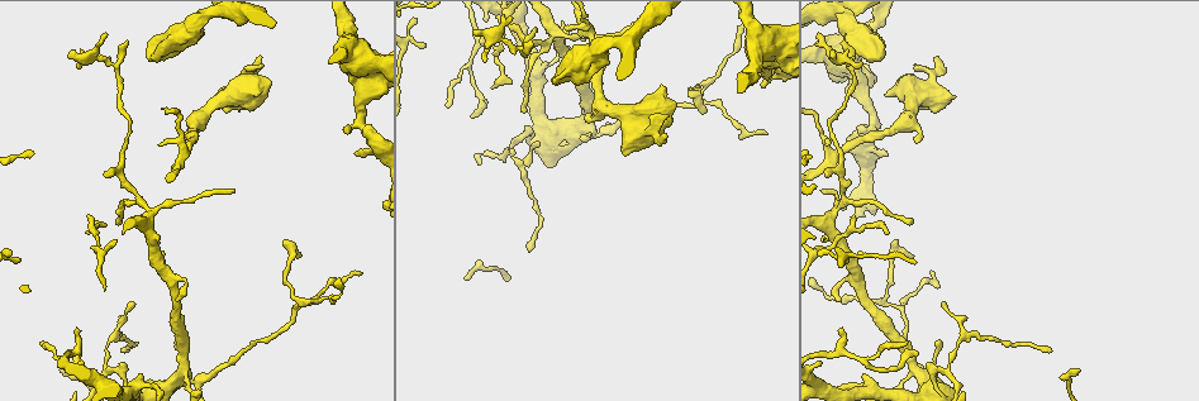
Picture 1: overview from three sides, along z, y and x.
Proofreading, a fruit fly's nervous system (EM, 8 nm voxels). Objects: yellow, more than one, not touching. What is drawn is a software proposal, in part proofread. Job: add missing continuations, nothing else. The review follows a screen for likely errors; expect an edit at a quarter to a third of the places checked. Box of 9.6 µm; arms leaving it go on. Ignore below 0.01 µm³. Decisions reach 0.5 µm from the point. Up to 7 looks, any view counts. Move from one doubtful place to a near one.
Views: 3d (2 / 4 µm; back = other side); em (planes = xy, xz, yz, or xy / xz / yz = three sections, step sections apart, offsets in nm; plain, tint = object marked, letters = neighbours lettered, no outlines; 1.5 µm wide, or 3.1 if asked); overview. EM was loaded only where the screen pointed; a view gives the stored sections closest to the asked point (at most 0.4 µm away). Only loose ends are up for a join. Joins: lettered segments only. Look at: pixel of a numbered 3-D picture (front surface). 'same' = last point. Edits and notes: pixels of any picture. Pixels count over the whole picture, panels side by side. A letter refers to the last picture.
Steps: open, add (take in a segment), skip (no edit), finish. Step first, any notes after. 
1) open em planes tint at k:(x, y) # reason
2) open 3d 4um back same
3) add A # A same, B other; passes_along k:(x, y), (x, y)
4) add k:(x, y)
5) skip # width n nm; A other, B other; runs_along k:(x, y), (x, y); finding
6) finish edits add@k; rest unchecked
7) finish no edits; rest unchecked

open 3d 4um at 1:(359, 273) # an open end

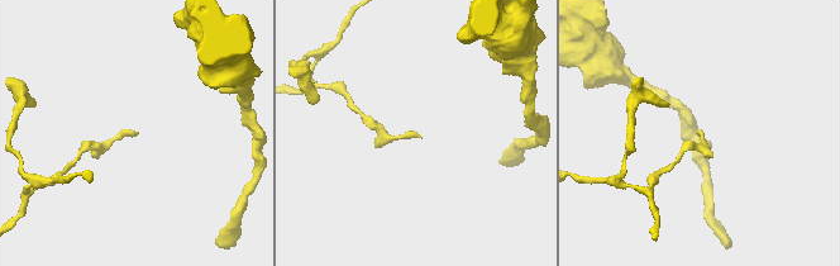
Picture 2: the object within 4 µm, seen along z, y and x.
open em yz step 4 letters at 2:(134, 133)

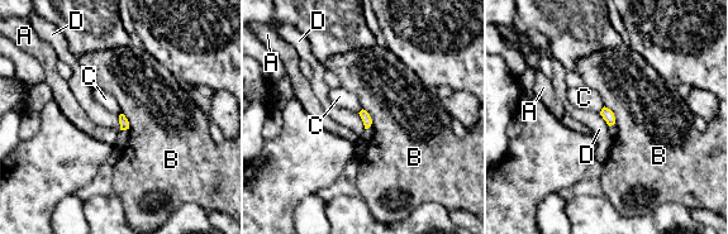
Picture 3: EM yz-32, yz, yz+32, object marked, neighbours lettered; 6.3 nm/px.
open em xy step 8 letters same

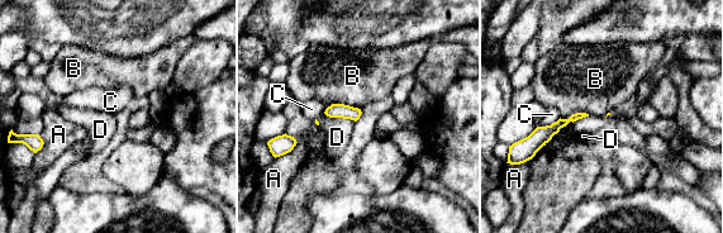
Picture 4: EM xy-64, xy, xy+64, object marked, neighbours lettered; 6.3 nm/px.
skip # width 50 nm; A other, B other, C other, D other; border 4:(589, 114), (560, 118); none of them fits

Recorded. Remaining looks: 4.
open 3d 4um at 1:(356, 152)

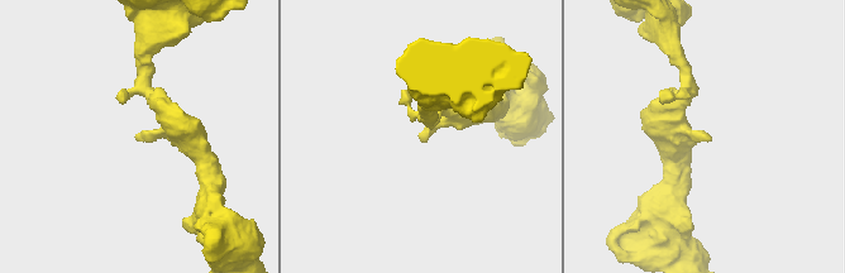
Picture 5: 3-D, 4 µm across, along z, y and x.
open em xy step 8 tint at 5:(707, 135) # now the EM

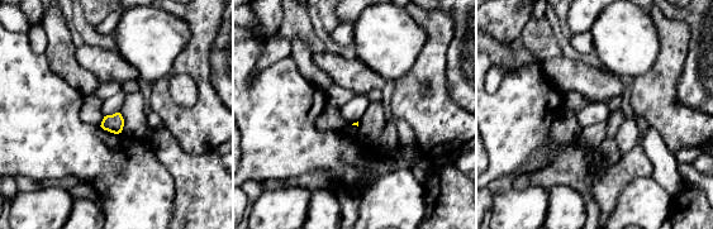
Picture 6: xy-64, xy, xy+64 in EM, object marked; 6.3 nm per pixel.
open em planes letters same # another direction

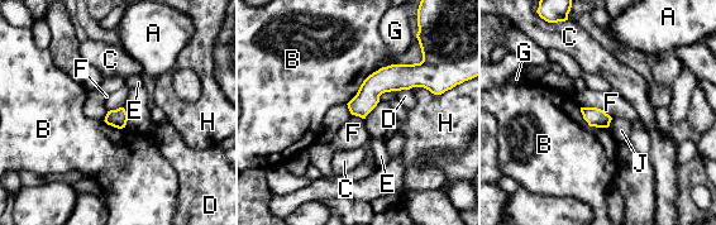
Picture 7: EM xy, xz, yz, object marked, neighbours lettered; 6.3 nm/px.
skip # A other, B other, C other, D other, E other, F other, G other, H other, J other; runs_along 7:(429, 86), (383, 80), (351, 105); none of them fits

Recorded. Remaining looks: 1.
open em planes letters at 1:(147, 50) # an open end

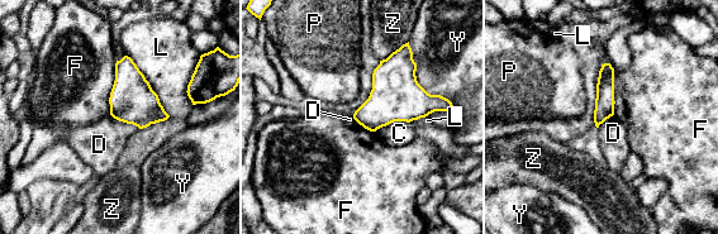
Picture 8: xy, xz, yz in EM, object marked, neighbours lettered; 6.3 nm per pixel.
skip # C other, D other, F other, L other, P other, Y other, Z other; border 8:(117, 61), (109, 98), (109, 114); no lettered segment goes on from it

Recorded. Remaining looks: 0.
finish no edits; rest unchecked

